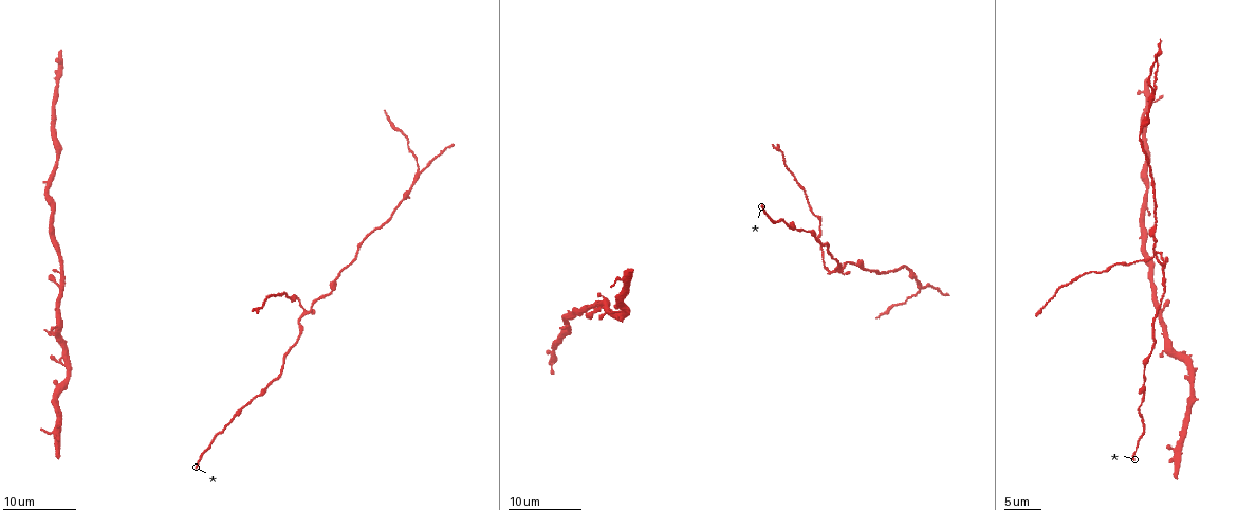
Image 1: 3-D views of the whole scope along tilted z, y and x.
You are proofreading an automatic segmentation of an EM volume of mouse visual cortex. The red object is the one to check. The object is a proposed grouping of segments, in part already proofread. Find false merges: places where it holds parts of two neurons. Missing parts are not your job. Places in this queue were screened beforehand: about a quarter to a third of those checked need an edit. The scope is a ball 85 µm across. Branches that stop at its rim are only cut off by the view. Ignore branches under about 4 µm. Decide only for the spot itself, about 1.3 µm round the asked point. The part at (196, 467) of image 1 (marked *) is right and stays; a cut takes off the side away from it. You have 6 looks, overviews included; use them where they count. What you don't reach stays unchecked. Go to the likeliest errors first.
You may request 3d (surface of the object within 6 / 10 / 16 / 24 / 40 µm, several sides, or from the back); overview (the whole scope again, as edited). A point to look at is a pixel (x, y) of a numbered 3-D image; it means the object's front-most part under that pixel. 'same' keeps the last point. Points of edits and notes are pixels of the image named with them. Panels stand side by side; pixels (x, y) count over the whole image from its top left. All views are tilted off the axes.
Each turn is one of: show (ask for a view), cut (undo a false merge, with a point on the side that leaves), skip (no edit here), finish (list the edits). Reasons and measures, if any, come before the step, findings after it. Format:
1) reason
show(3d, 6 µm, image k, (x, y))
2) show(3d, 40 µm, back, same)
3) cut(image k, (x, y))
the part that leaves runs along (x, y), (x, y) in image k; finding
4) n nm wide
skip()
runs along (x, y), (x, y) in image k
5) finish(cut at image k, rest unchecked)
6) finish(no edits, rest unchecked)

looks like a crossing
show(3d, 6 µm, image 1, (841, 270))

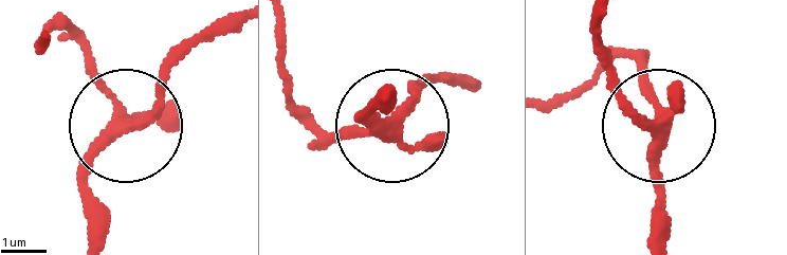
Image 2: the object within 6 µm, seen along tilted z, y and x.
show(3d, 6 µm, back, image 2, (647, 123))

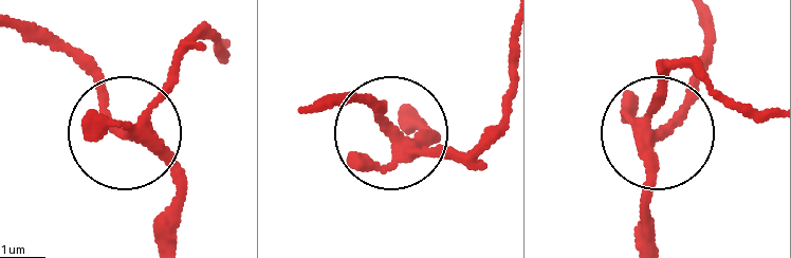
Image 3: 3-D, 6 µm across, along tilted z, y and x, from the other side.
250 nm wide
skip()
runs along (644, 238), (661, 66) in image 3; all the same neuron

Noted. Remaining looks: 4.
a fork
show(3d, 10 µm, image 1, (1152, 93))

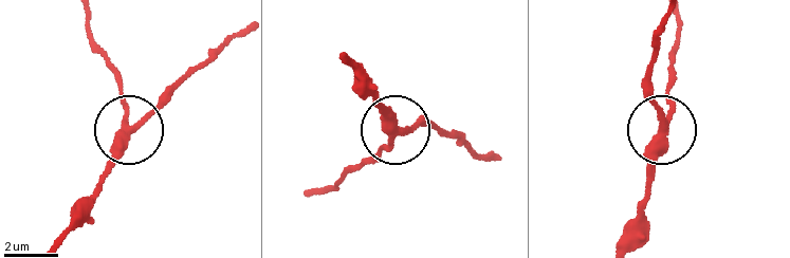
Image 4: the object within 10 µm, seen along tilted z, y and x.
250 nm wide
skip()
runs along (620, 242), (642, 204), (646, 152), (664, 125), (646, 78) in image 4; continuous, no second neuron

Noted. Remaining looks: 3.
sudden change in width
show(3d, 16 µm, image 1, (1098, 274))

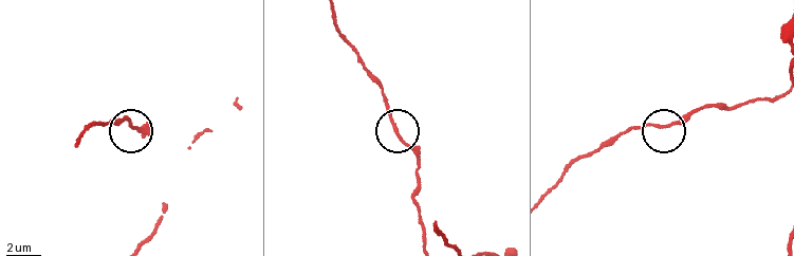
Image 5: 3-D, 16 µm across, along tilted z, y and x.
zoom in
show(3d, 6 µm, image 5, (130, 126))

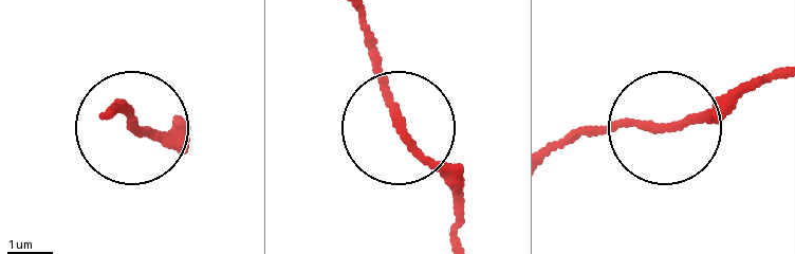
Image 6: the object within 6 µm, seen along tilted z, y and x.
skip()
runs along (772, 75), (660, 127), (612, 123), (551, 142) in image 6; all the same neuron

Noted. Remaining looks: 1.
finish(no edits, rest unchecked)

